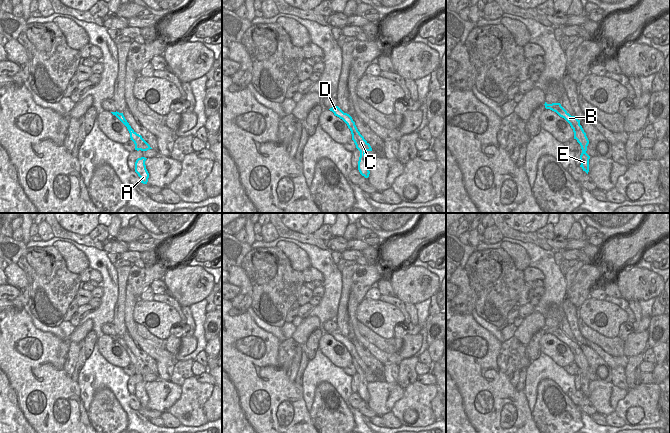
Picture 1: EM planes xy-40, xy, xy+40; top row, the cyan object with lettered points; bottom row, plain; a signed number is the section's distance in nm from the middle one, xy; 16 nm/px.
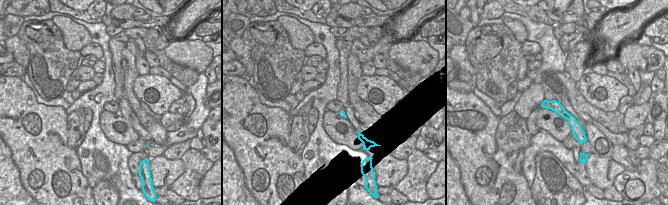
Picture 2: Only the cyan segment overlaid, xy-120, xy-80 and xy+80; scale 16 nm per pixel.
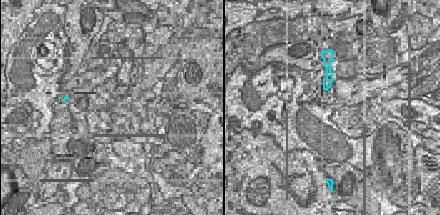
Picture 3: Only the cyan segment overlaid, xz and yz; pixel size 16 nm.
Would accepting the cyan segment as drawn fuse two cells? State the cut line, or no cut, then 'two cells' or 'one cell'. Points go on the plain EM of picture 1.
no cut; one cell

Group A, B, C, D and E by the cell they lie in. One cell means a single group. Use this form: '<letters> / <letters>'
A B C D E

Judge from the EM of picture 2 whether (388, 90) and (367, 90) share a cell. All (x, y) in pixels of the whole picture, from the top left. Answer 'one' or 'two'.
one

